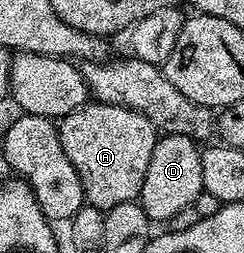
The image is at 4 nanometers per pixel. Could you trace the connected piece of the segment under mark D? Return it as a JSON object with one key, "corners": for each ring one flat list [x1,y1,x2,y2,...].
{"corners":[[181,134,160,135,153,146,153,154,149,158,149,170,145,170,145,182,141,186,137,201,145,210,145,214,152,222,159,220,171,222,182,217,184,215,182,212,198,196,203,195,200,145]]}

